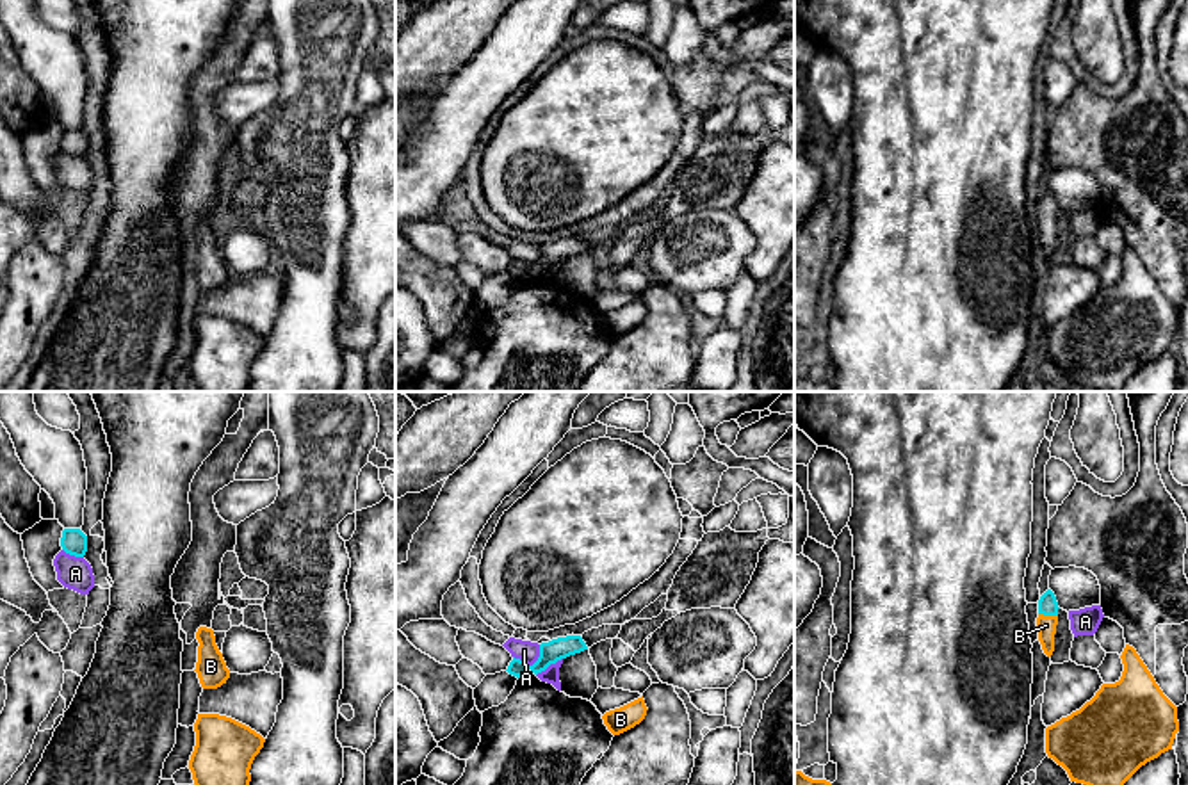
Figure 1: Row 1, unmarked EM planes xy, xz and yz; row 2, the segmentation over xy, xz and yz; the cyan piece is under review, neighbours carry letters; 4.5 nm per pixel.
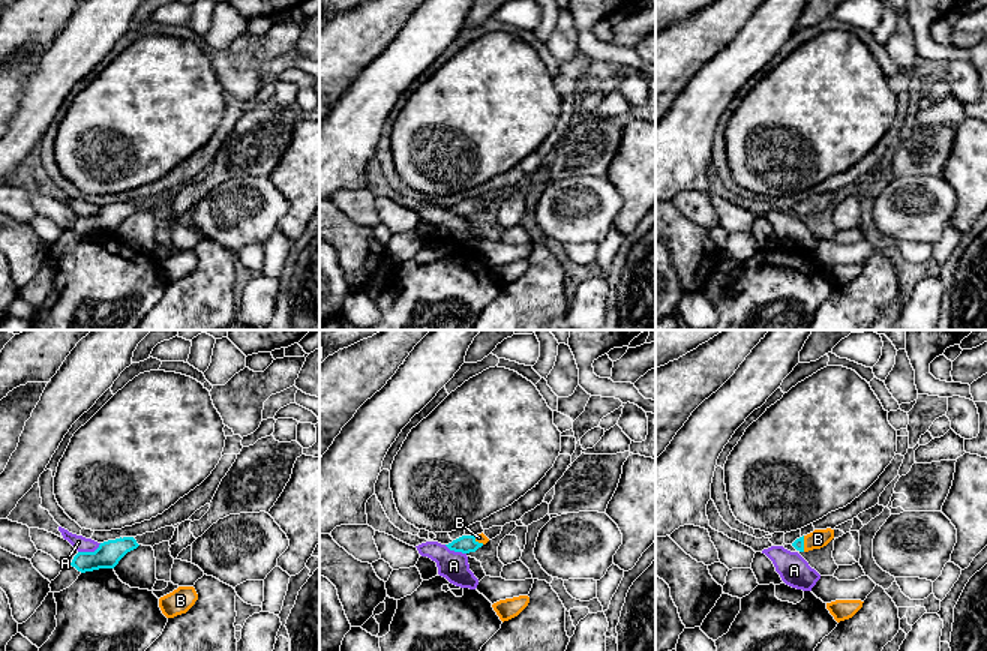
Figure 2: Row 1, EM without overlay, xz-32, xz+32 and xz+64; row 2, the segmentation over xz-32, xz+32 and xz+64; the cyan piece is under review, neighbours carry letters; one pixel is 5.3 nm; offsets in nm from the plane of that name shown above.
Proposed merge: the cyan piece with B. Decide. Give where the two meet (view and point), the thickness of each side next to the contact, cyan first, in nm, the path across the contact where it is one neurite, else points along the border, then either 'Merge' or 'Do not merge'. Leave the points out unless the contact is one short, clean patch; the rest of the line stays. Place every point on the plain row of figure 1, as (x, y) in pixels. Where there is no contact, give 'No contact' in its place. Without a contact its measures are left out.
Touches cyan at yz (1048, 216). Thickness 90 nm (cyan) against 90 nm. Path across: yz (1048, 207), (1048, 216), (1046, 226). Merge

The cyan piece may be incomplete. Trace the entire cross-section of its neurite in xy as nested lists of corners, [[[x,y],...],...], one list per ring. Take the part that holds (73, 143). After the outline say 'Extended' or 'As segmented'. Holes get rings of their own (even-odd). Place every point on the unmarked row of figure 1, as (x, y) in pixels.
[[[64,130],[61,148],[69,157],[84,158],[87,153],[87,137],[80,130]]]. As segmented

